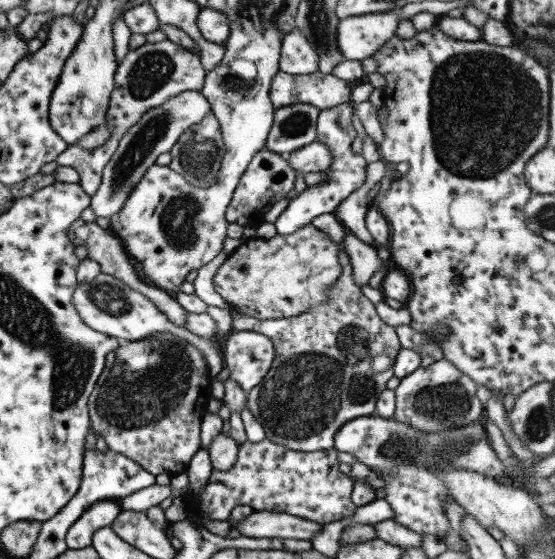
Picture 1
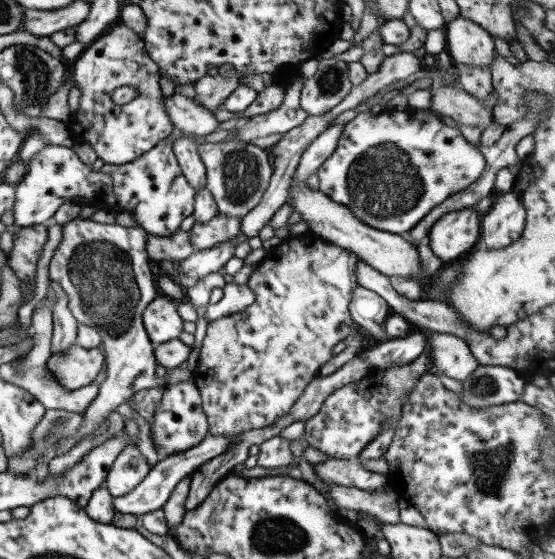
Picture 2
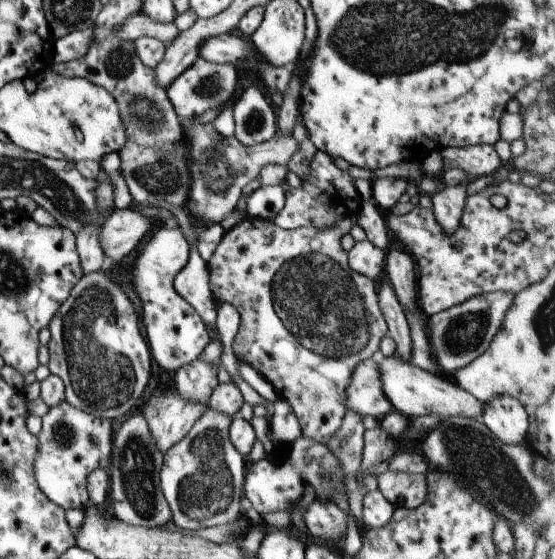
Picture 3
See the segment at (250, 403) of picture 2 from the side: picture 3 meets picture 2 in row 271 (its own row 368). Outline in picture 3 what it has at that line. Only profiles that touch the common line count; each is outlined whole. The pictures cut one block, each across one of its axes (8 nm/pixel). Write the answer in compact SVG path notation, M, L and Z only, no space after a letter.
M249 216L243 217L234 227L225 231L223 238L219 240L219 244L211 258L207 260L207 272L209 272L209 290L213 296L213 302L218 307L220 304L231 304L239 313L239 326L234 334L231 348L237 361L248 364L256 370L261 376L264 376L275 392L280 396L293 410L293 414L297 416L299 428L301 428L301 436L305 436L318 443L324 443L337 432L337 428L341 426L341 420L346 413L345 409L345 388L349 386L353 369L372 357L378 357L378 344L381 338L387 336L387 325L384 316L380 312L379 302L377 300L377 284L372 280L367 280L365 276L353 272L349 268L347 262L347 254L341 248L339 240L343 234L348 234L351 226L356 222L356 217L341 218L337 220L337 224L331 224L329 228L305 228L299 227L293 230L283 230L279 228L273 220L253 219Z

